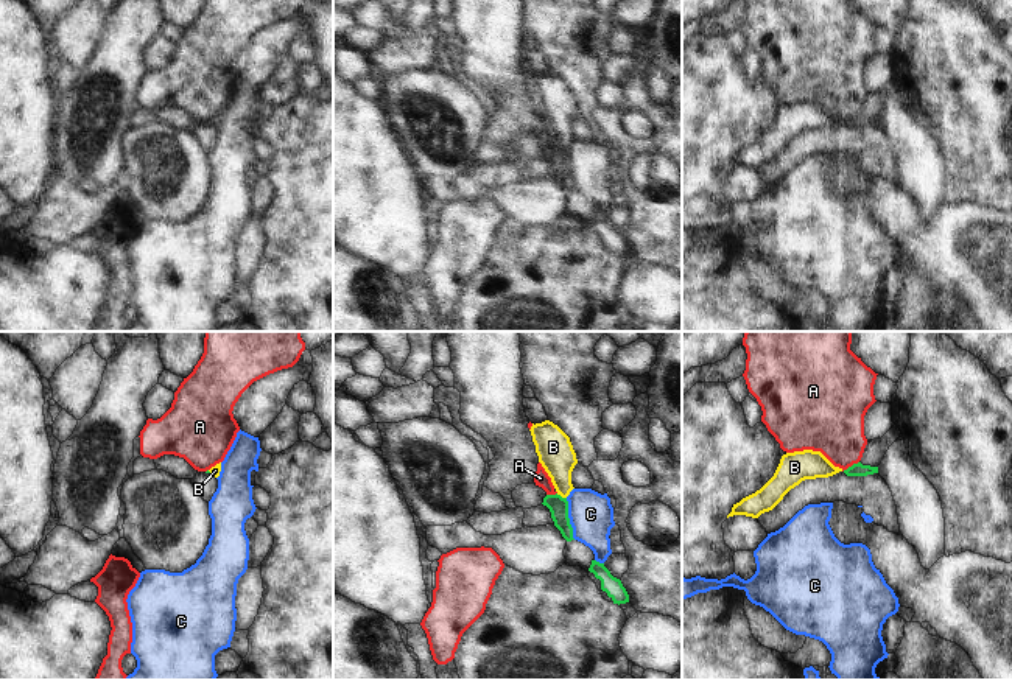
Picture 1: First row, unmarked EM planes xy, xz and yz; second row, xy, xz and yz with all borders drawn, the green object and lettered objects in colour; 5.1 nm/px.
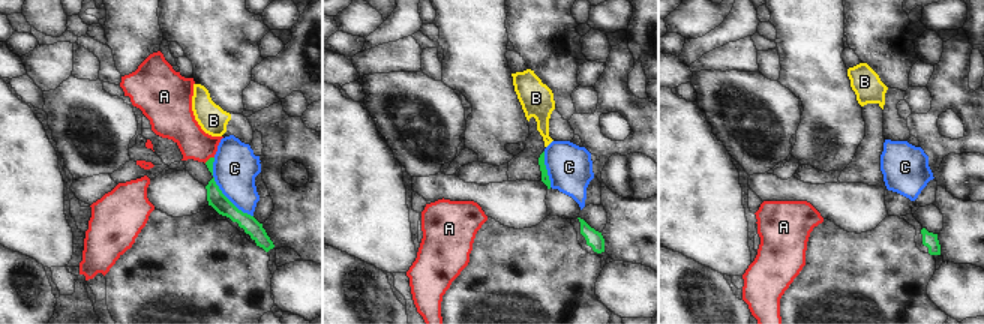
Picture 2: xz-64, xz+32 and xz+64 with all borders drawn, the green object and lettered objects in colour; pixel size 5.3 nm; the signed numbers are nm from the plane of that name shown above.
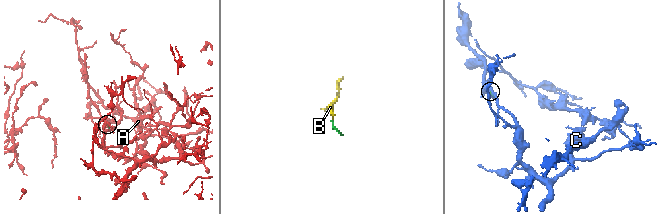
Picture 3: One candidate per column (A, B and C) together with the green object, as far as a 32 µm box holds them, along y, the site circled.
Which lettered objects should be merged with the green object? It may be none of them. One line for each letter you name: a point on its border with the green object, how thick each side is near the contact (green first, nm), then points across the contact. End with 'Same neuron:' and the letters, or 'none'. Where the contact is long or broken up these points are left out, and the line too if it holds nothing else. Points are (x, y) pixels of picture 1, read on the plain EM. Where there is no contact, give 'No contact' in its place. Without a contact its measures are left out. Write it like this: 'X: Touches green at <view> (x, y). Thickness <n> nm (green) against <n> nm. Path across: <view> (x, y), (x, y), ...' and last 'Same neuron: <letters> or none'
B: Touches green at xz (559, 147). Thickness 100 nm (green) against 190 nm. Path across: xz (558, 157), (559, 147), (561, 123), (555, 101)
Same neuron: B.

